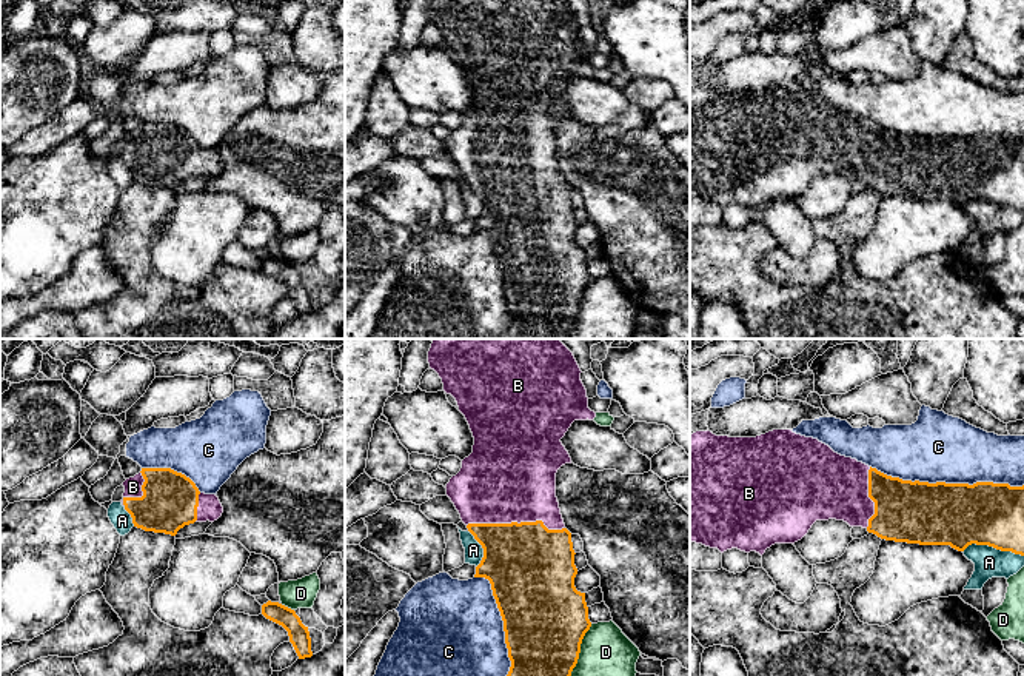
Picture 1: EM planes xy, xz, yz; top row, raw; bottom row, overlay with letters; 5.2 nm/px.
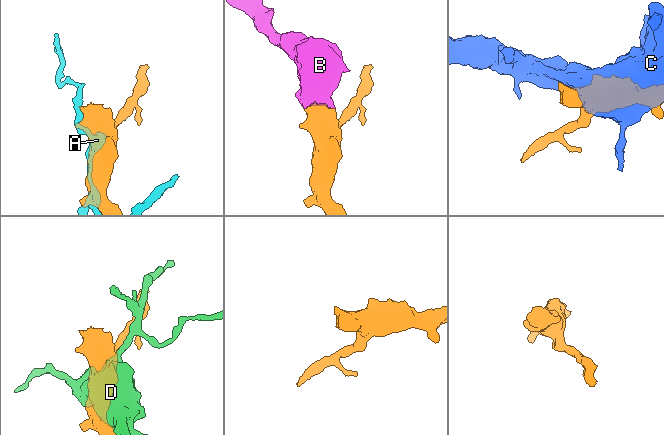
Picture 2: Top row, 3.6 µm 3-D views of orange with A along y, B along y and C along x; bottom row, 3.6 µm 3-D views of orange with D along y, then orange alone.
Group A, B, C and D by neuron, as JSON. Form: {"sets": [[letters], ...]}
{"sets": [["A"], ["B"], ["C"], ["D"]]}

